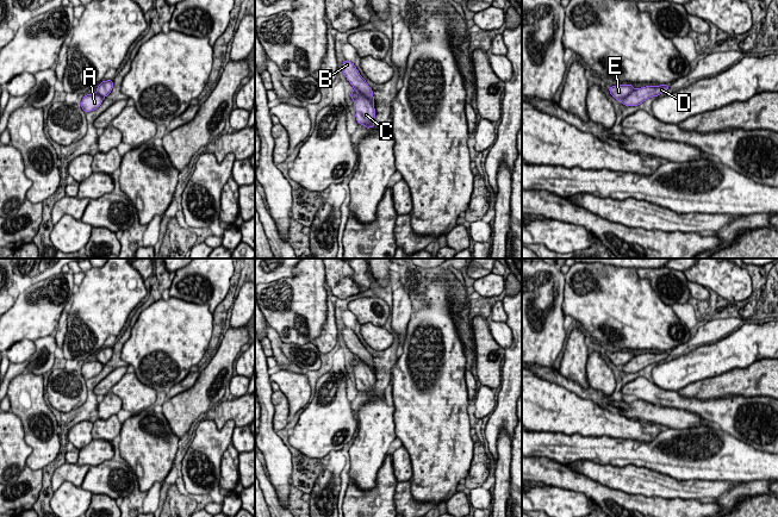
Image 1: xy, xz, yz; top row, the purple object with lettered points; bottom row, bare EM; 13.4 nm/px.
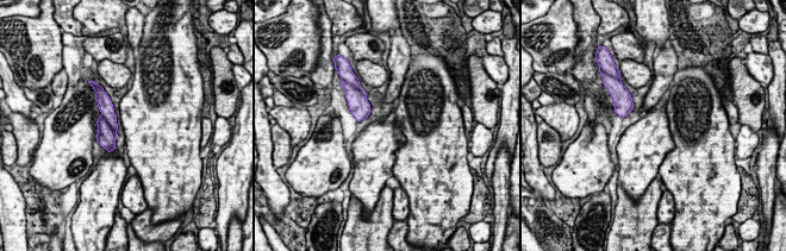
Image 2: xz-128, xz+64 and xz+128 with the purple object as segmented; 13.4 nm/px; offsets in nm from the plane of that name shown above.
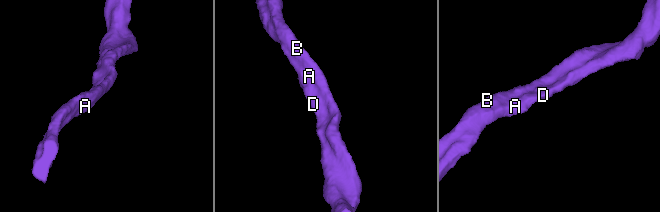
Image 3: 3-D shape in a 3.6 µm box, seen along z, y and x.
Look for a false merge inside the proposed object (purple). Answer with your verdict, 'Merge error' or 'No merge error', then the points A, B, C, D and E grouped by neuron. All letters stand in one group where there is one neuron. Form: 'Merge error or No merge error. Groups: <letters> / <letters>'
No merge error. Groups: A B C D E

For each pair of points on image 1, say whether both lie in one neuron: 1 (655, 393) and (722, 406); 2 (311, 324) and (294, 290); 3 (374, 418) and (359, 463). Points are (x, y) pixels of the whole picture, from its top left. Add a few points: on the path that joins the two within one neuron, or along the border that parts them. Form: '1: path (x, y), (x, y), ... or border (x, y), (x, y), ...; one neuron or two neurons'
1: path (672, 398), (678, 402), (705, 406); one neuron
2: path (306, 316), (294, 304), (294, 298); one neuron
3: path (374, 429), (374, 437), (367, 453); one neuron

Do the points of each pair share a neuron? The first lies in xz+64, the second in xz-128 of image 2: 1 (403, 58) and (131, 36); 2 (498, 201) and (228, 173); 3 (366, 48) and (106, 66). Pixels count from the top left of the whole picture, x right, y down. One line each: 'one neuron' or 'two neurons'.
1: one neuron
2: two neurons
3: two neurons

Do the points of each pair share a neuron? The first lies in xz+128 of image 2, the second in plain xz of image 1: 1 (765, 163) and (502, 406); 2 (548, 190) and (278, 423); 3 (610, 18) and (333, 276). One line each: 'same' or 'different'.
1: different
2: different
3: same

